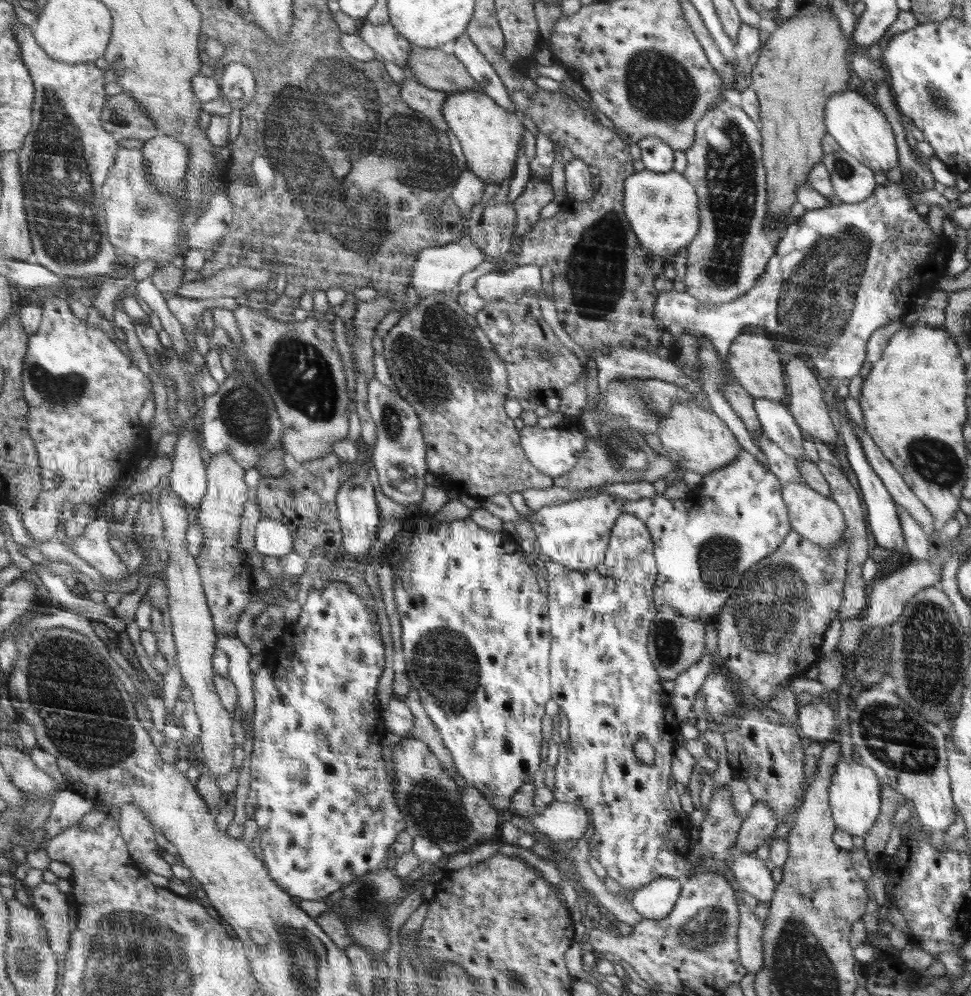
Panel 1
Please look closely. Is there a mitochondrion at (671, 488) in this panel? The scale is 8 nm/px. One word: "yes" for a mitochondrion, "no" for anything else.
no

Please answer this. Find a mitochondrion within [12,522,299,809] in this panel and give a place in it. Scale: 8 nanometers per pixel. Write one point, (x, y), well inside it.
(77, 701)

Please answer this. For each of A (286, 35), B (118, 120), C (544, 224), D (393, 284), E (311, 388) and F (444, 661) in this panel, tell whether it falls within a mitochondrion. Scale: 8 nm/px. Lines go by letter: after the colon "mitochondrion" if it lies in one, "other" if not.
A: other
B: mitochondrion
C: other
D: other
E: mitochondrion
F: mitochondrion

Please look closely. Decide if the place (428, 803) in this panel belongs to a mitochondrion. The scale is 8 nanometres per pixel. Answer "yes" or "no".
yes

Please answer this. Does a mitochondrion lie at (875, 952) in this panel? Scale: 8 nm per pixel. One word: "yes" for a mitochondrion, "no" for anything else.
no

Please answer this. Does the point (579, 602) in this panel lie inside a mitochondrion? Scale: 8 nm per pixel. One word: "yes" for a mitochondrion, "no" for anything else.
no

